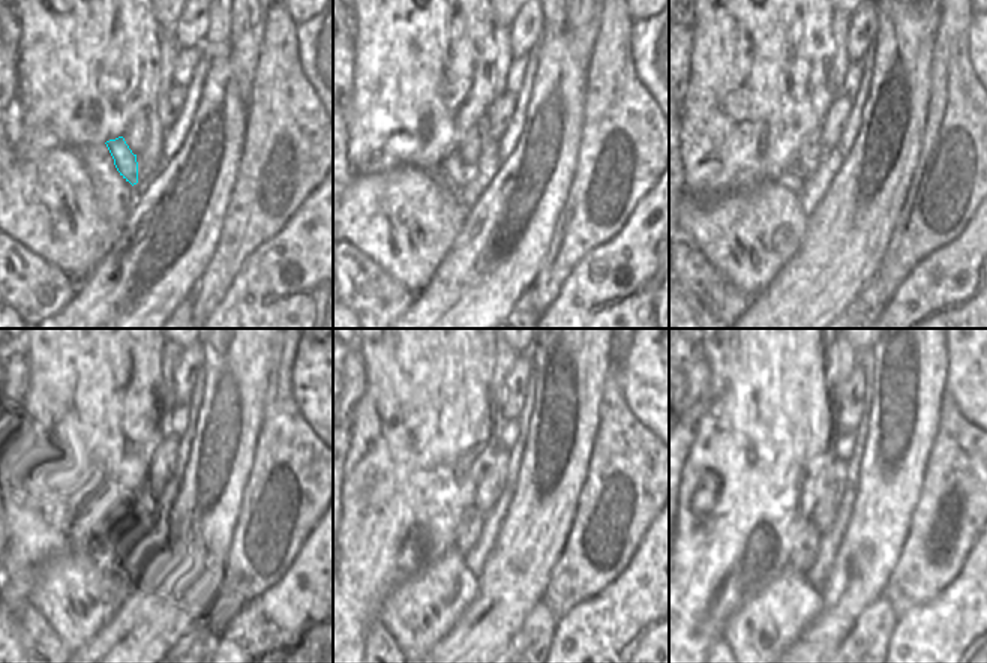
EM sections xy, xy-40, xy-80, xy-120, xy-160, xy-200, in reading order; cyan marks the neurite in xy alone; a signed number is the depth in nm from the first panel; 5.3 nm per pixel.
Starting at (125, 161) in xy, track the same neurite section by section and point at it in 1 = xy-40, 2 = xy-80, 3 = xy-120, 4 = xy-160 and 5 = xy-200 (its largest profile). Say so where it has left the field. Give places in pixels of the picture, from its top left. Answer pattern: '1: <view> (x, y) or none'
1: xy-40 (453, 171)
2: xy-80 (794, 179)
3: xy-120 (129, 521)
4: xy-160 (468, 531)
5: xy-200 (806, 549)

